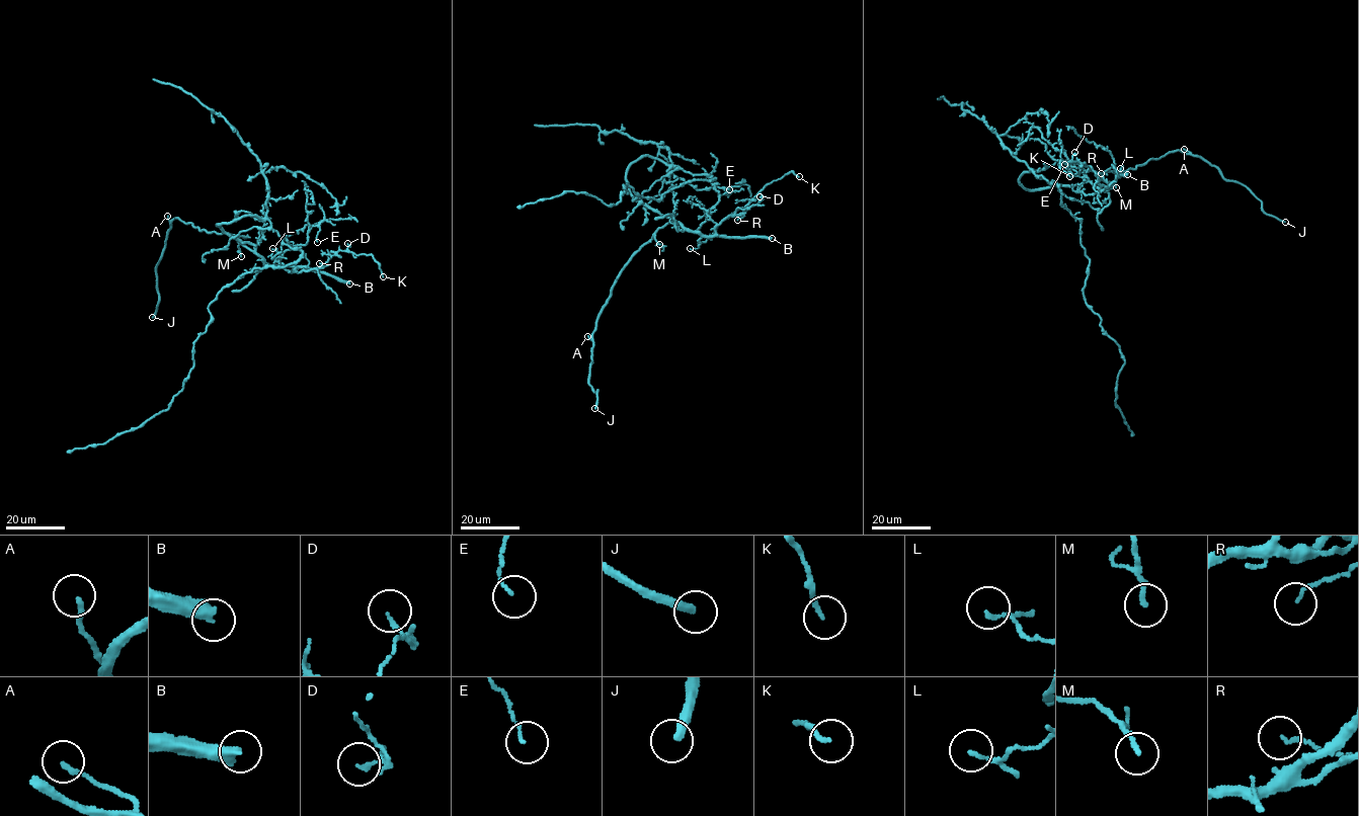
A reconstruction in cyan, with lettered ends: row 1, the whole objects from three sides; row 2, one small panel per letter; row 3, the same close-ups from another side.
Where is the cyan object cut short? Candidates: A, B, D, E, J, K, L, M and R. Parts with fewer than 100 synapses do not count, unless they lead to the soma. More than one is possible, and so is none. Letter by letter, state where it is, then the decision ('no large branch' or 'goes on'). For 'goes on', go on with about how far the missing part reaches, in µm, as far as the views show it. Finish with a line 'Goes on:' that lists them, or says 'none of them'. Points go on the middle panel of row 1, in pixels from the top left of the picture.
A: place (587, 336); no large branch
B: place (772, 238); goes on; missing 130 µm
D: place (760, 196); no large branch
E: place (729, 189); no large branch
J: place (594, 408); goes on; missing 60 µm
K: place (799, 176); no large branch
L: place (690, 248); no large branch
M: place (659, 244); no large branch
R: place (737, 220); no large branch
Goes on: B, J

